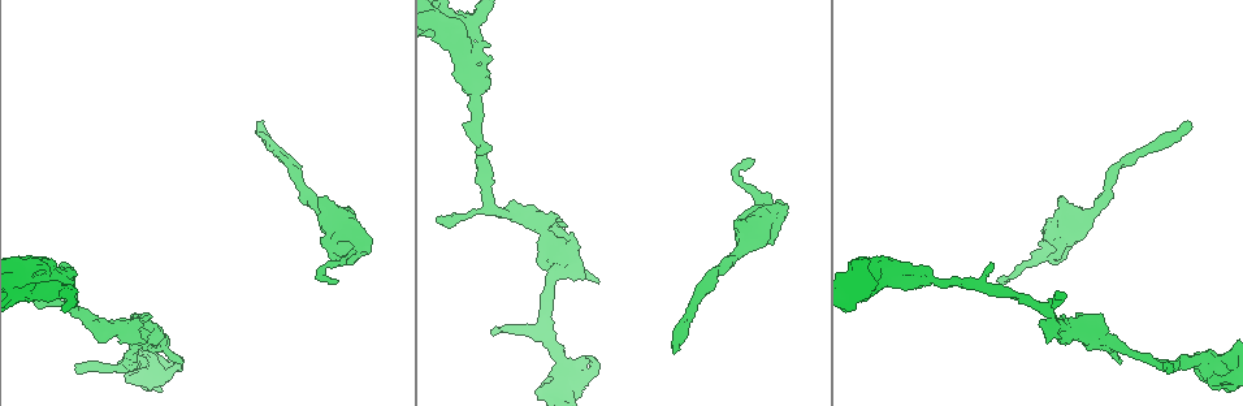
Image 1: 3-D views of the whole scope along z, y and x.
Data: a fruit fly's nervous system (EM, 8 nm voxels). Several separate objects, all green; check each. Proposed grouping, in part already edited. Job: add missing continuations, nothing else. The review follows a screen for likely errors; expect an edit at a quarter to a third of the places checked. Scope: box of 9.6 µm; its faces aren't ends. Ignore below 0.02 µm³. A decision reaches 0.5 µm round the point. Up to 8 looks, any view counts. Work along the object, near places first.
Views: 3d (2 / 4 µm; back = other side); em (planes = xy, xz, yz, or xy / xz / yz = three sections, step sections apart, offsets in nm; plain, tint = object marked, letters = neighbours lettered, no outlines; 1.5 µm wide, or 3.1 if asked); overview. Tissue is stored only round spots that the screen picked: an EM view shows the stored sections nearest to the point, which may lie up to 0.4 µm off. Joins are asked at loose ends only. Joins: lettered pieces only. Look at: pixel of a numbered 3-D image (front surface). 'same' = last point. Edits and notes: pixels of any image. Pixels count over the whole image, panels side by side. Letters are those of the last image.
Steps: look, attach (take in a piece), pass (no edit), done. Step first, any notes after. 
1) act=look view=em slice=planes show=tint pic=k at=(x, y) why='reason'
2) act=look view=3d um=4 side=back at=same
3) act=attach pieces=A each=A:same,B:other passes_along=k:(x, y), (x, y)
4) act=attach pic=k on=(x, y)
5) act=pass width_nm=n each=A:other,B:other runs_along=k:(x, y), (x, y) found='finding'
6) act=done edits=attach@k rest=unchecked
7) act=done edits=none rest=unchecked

act=look view=3d um=4 pic=1 at=(144, 342) why='an open end'

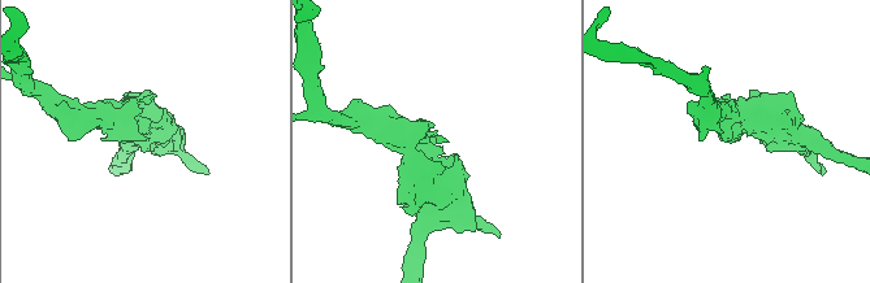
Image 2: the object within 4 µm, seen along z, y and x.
act=look view=em slice=planes show=letters pic=2 at=(147, 138) why='now the EM'

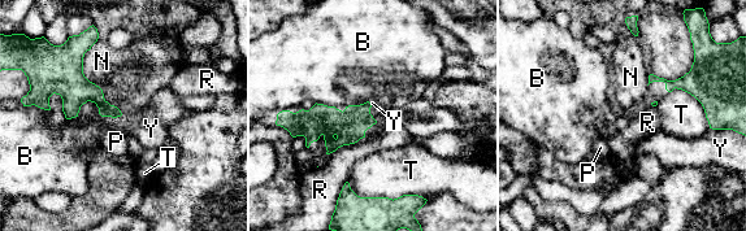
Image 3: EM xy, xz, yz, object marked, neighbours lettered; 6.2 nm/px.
act=pass longest_contact=T:440nm each=B:other,N:other,P:other,R:other,T:other,Y:other found='no lettered piece goes on from it'

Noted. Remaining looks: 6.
act=look view=em slice=planes show=letters pic=1 at=(78, 367) why='branch stops here'

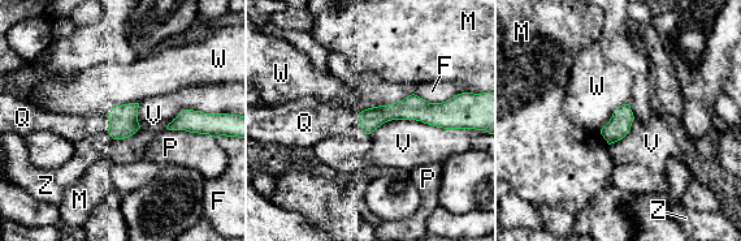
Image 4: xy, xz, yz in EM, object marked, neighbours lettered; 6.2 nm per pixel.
act=attach pieces=Q width_nm=140 each=F:other,M:other,P:other,Q:same,V:other,W:other,Z:other found='it goes on there'

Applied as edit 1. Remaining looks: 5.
act=look view=em slice=planes show=letters pic=1 at=(586, 357) why='an open end'

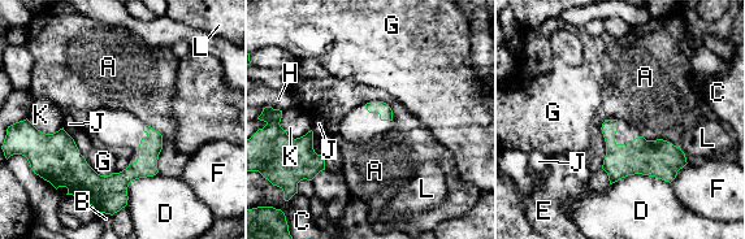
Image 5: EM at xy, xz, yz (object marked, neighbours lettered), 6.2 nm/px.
act=pass each=A:other,B:other,C:other,D:other,E:other,F:other,G:other,H:other,J:other,K:other,L:other runs_along=5:(47, 140), (90, 182), (121, 181), (159, 146) found='no lettered piece goes on from it'

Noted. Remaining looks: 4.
act=look view=em slice=planes show=letters pic=1 at=(262, 120) why='free end'

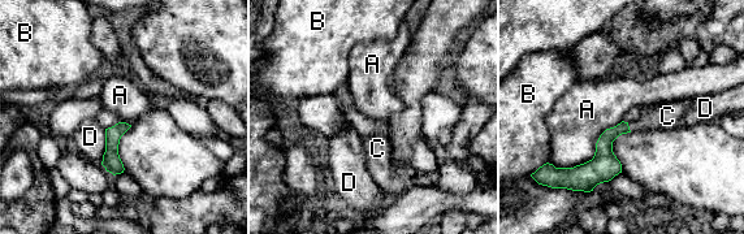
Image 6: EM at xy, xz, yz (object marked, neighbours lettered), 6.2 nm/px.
act=attach pieces=C width_nm=90 each=A:other,B:other,C:same,D:other found='the cell continues'

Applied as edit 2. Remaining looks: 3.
act=done edits=attach@4,attach@6 rest=unchecked

